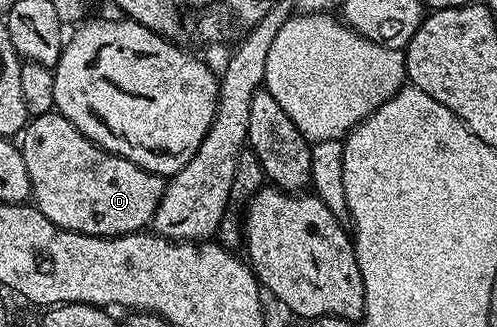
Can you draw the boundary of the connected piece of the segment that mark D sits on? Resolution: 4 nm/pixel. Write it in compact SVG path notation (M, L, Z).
M58 111L34 116L21 132L33 206L55 227L86 235L134 235L154 220L165 179L89 141Z

